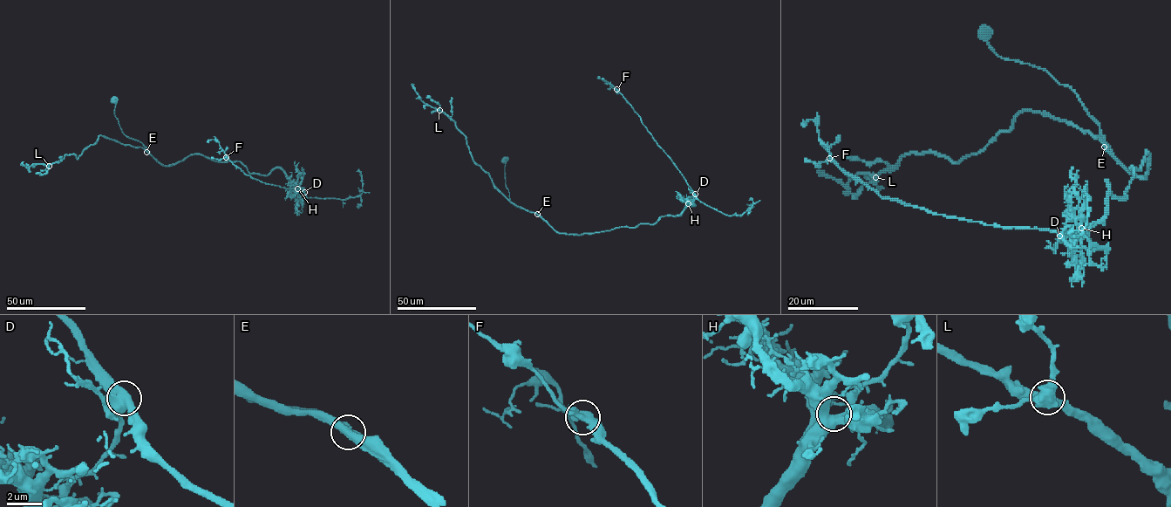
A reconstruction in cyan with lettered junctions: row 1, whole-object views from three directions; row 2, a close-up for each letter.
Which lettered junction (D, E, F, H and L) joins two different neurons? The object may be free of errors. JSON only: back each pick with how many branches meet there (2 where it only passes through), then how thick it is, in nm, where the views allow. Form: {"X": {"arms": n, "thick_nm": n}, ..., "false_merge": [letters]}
{"D": {"arms": 4, "thick_nm": 550}, "false_merge": ["D"]}

